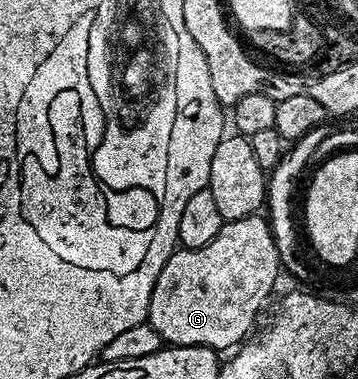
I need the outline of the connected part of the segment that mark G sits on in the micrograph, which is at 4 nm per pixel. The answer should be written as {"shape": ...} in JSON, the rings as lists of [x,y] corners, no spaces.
{"shape":[[[259,214],[228,220],[209,246],[180,247],[163,264],[153,286],[147,320],[171,346],[234,349],[248,339],[263,303],[279,280],[279,272],[270,223]]]}

